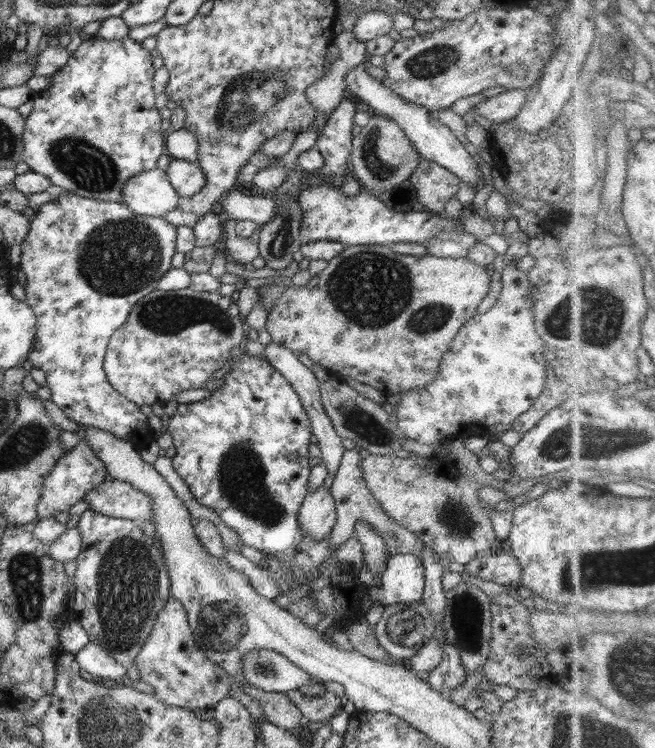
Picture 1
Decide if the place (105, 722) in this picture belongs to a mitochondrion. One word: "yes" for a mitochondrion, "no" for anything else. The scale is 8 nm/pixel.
yes

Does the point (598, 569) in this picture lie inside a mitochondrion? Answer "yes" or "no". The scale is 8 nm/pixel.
yes

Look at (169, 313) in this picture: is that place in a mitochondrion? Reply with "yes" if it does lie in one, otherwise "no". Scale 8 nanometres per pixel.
yes

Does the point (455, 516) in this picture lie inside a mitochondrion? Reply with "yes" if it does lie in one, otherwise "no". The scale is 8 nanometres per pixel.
yes

